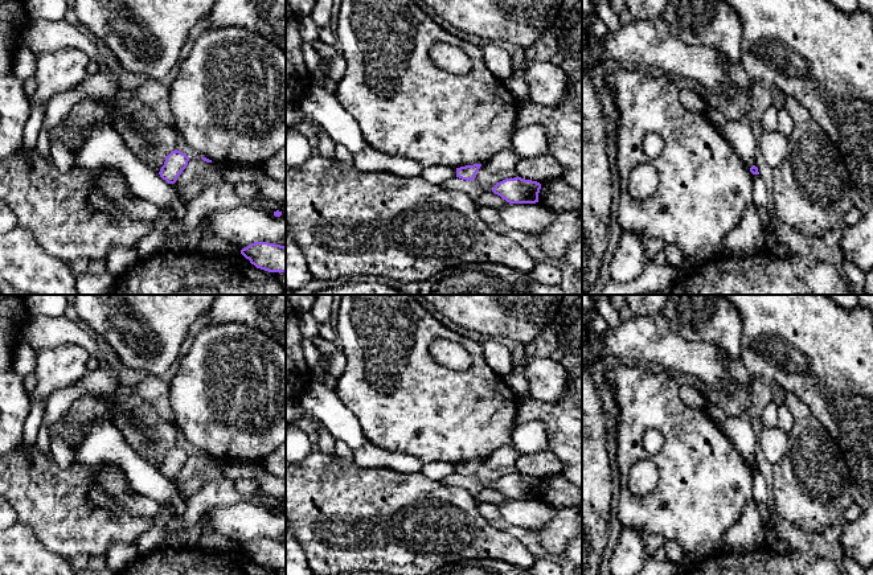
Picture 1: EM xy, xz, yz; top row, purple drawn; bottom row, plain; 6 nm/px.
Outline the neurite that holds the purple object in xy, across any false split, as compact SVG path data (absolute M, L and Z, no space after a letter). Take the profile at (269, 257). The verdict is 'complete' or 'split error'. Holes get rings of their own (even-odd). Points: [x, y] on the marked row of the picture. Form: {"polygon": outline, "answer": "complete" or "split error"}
{"polygon": "M254 242L242 249L241 254L257 268L269 272L286 272L286 246Z", "answer": "complete"}

